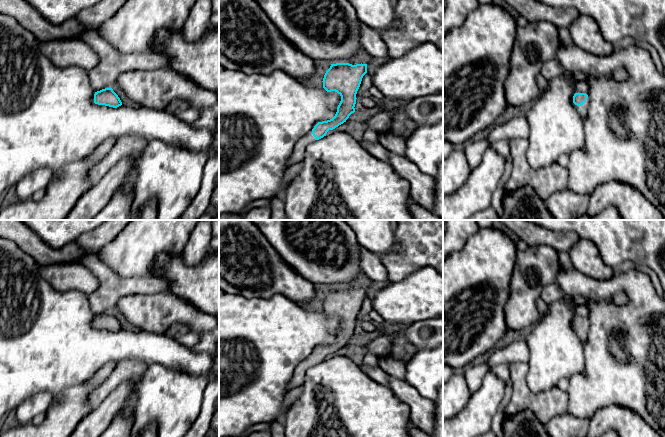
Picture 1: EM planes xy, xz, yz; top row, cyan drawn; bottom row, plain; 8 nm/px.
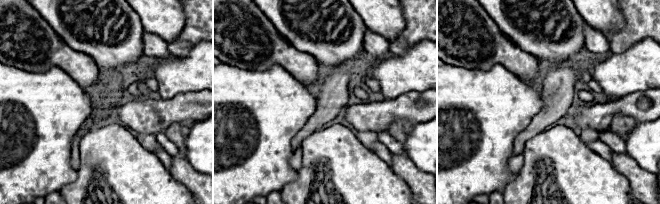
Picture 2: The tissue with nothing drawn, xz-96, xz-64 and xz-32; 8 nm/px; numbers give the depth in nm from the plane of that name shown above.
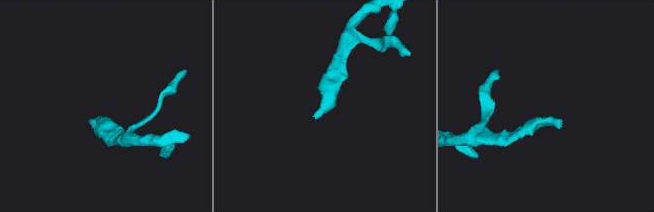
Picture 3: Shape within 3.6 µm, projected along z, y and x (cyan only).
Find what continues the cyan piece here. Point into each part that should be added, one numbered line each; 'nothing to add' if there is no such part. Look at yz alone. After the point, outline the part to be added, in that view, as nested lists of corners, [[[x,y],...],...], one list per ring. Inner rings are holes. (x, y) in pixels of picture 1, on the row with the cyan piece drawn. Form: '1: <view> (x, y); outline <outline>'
1: yz (582, 110); outline [[[589,97],[587,98],[586,102],[583,103],[582,106],[577,106],[575,104],[574,106],[576,107],[580,116],[585,120],[587,118],[588,109],[589,109]]]

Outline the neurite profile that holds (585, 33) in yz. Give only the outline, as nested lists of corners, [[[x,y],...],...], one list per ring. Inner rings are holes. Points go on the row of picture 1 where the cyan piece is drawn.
[[[579,15],[568,27],[573,44],[598,56],[611,55],[614,45],[607,42],[599,29],[597,22],[588,15]]]

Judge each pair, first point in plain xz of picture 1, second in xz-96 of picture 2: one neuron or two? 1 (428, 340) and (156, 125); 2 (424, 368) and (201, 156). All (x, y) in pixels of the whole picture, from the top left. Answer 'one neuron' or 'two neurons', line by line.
1: one neuron
2: one neuron

